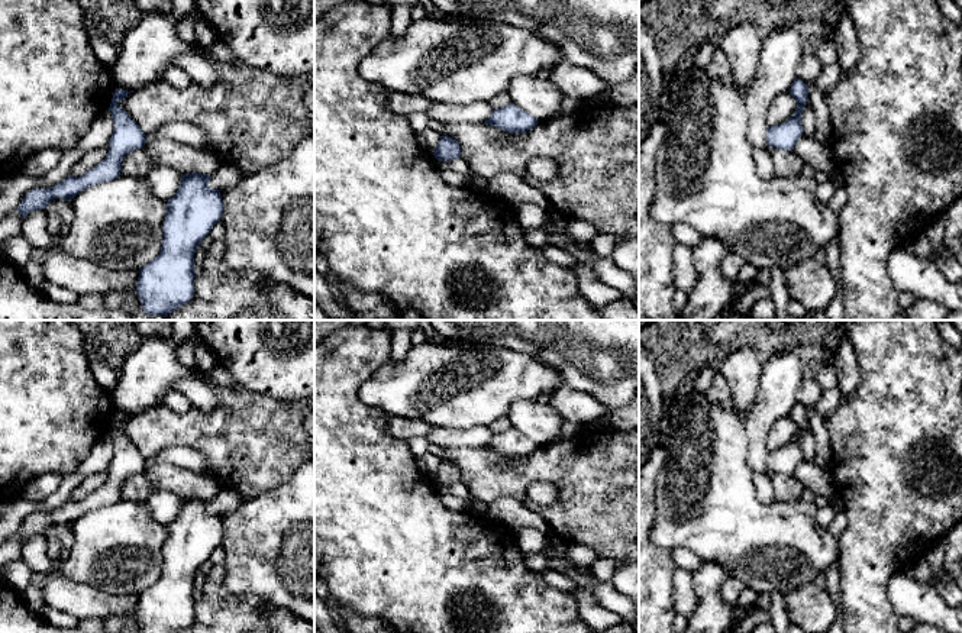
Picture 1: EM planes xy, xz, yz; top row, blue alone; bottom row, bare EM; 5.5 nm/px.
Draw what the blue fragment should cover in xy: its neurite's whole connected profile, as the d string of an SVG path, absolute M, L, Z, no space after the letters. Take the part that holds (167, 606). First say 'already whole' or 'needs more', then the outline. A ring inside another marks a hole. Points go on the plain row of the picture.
already whole | M185 498L172 523L167 526L159 579L139 594L136 616L142 633L178 633L194 621L194 578L223 539L220 514L209 511L209 498Z

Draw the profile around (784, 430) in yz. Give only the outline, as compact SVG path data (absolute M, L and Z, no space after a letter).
M790 416L775 422L772 430L768 433L768 450L777 450L787 446L797 435L797 426Z

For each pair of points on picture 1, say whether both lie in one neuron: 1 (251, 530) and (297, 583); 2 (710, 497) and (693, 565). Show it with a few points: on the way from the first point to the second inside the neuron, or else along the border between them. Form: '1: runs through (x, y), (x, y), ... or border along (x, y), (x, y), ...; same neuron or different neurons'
1: runs through (264, 543), (290, 569); same neuron
2: border along (671, 549), (688, 548), (701, 561); different neurons

